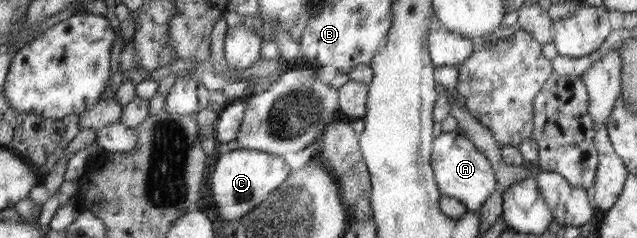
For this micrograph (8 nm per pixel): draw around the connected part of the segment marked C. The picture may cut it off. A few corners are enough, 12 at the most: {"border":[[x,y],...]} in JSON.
{"border":[[242,148],[216,154],[210,195],[238,222],[291,172],[278,155]]}

